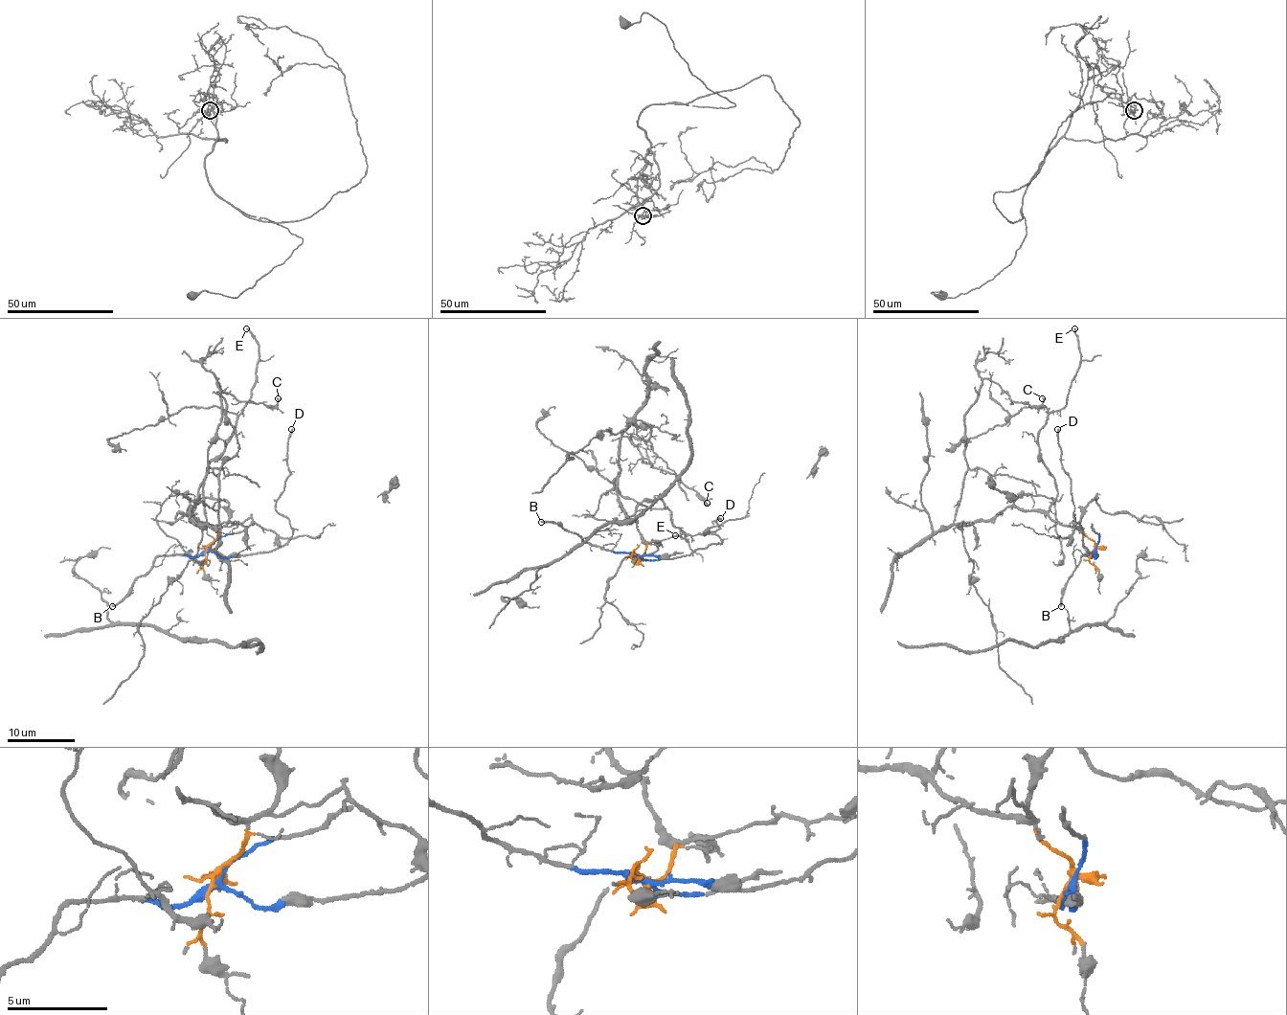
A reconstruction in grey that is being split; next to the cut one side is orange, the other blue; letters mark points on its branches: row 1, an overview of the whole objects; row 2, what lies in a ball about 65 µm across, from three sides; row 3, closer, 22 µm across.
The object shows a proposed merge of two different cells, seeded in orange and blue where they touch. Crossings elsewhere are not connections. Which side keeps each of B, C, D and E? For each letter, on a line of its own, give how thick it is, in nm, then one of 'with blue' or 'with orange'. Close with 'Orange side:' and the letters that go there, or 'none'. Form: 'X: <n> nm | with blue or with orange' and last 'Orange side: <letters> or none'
B: 200 nm | with blue
C: 160 nm | with orange
D: 240 nm | with blue
E: 190 nm | with orange
Orange side: C, E

